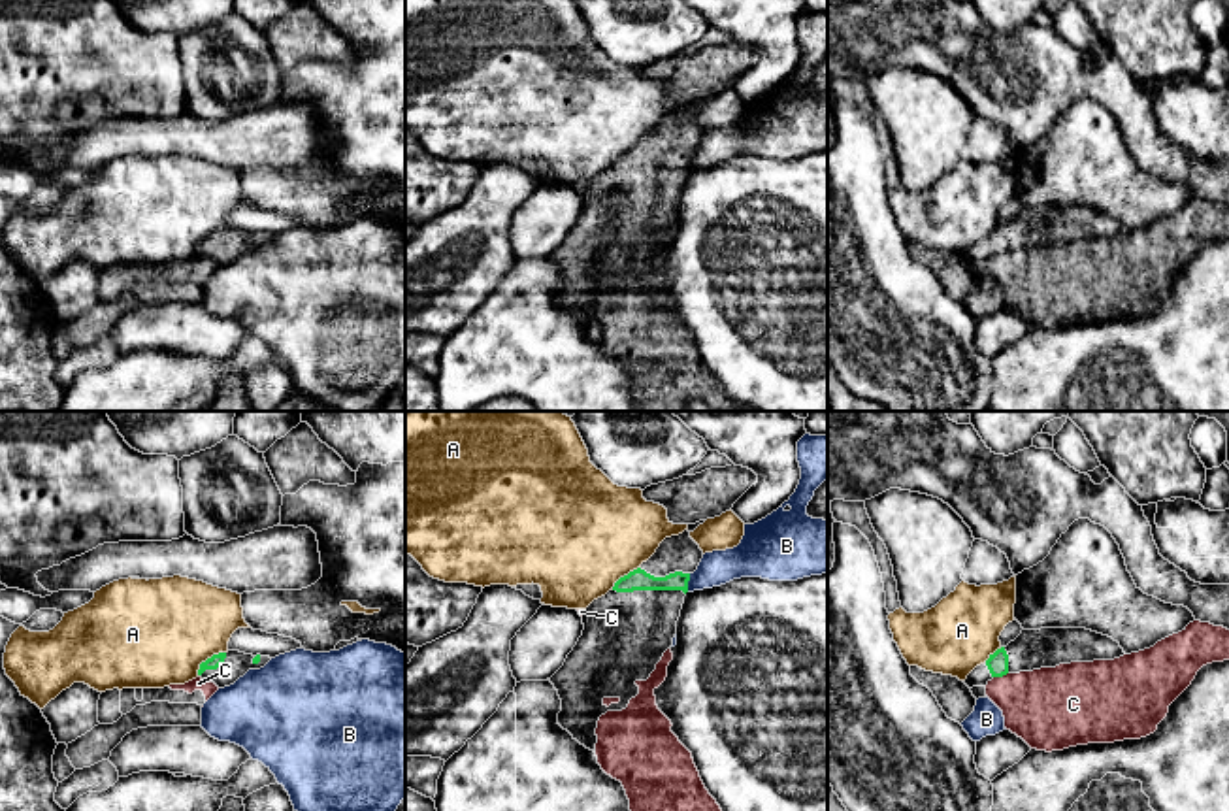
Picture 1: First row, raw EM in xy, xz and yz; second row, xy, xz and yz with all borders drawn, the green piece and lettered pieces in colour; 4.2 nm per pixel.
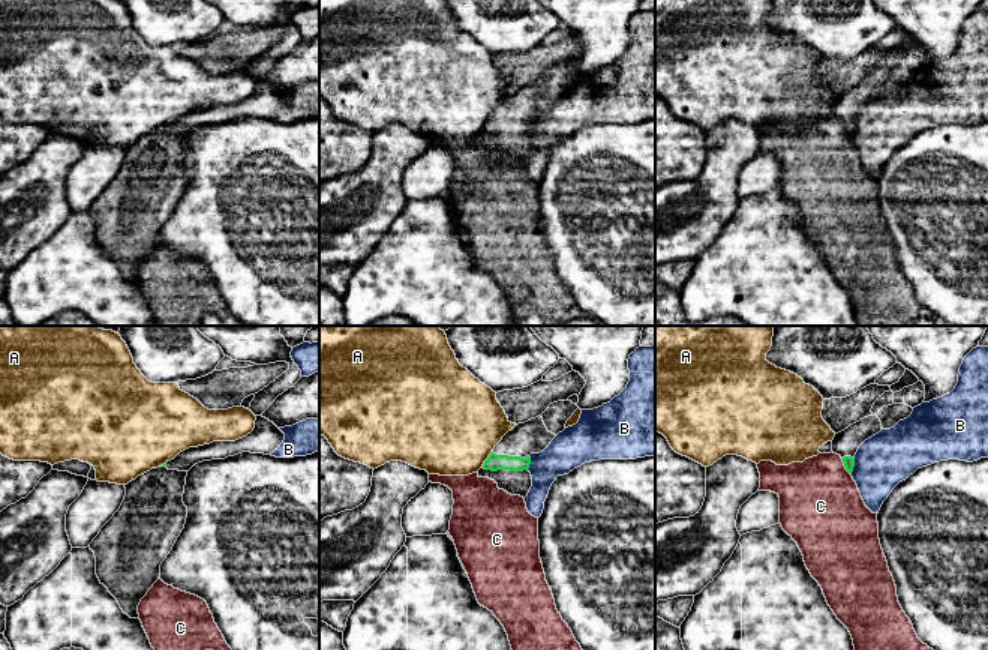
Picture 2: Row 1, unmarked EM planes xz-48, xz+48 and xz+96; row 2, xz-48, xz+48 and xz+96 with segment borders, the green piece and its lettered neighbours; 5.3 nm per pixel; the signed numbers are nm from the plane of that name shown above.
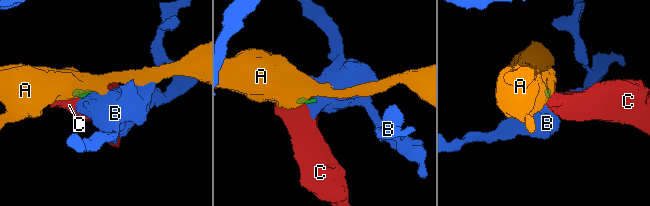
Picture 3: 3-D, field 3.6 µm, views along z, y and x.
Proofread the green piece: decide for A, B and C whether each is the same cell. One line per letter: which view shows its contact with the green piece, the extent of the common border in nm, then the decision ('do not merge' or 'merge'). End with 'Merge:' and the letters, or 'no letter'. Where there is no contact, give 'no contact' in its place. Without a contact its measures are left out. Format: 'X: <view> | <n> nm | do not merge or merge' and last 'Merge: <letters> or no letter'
A: xy | 160 nm | do not merge
B: xz | 80 nm | do not merge
C: yz | 70 nm | do not merge
Merge: no letter

